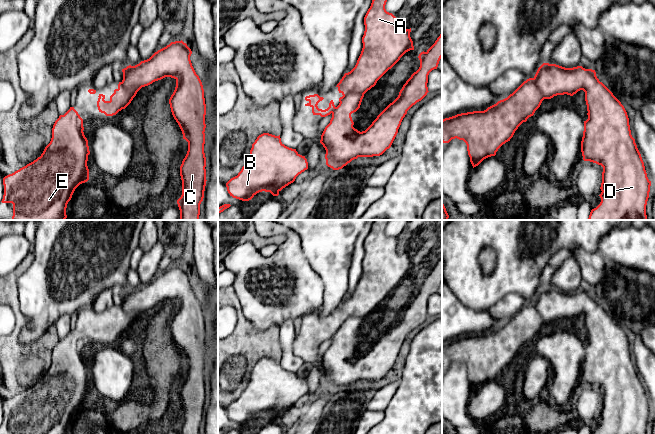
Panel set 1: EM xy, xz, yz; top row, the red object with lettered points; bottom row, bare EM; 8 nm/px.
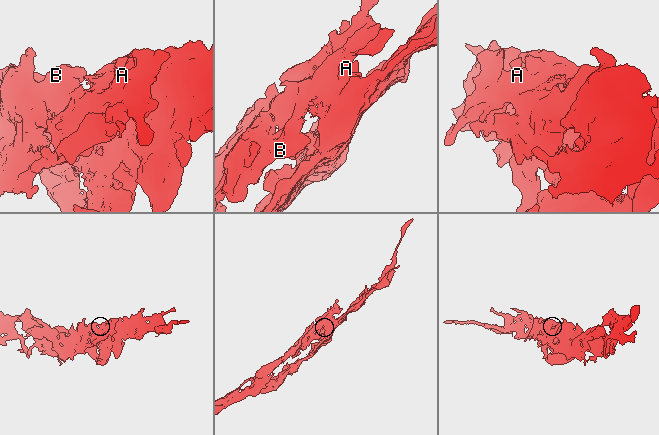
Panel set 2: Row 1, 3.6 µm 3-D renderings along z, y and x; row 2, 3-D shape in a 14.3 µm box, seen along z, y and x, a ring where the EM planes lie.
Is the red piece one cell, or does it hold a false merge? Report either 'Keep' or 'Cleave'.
Keep

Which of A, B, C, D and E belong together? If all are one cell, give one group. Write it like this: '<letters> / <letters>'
A B C D E

